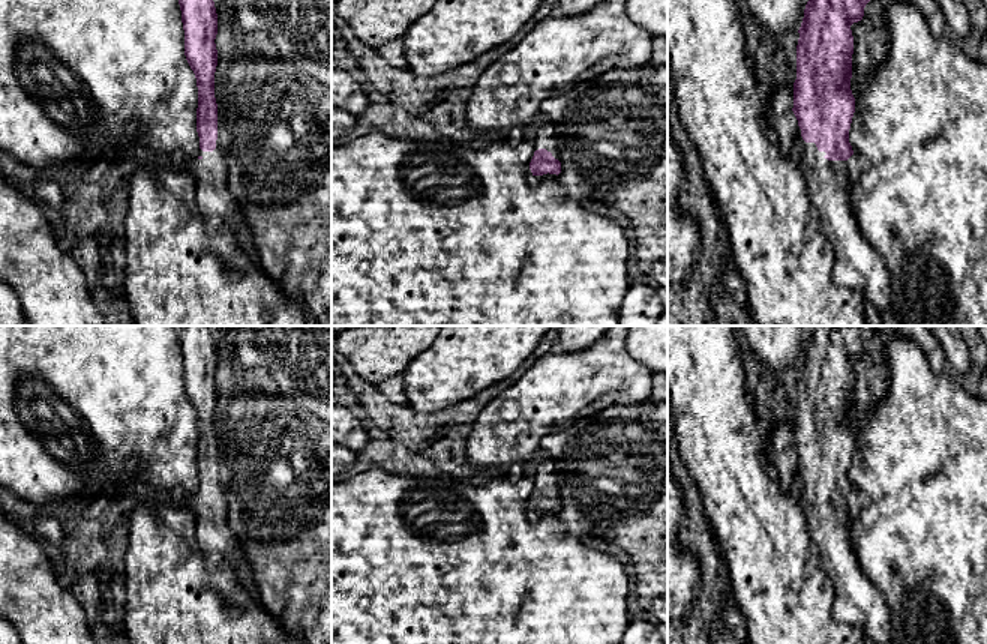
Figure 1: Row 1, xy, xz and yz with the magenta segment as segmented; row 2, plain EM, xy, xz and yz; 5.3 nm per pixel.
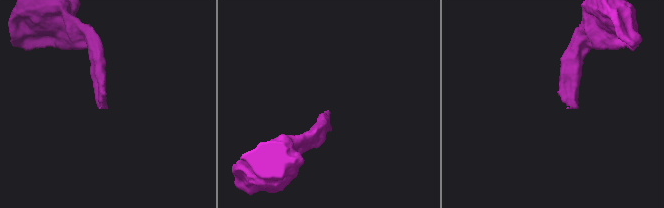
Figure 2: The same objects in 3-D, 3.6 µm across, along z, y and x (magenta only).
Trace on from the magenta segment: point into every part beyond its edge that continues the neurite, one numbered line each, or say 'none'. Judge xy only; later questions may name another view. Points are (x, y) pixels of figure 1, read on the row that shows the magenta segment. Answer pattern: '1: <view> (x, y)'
1: xy (216, 204)

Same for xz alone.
1: xz (545, 137)

